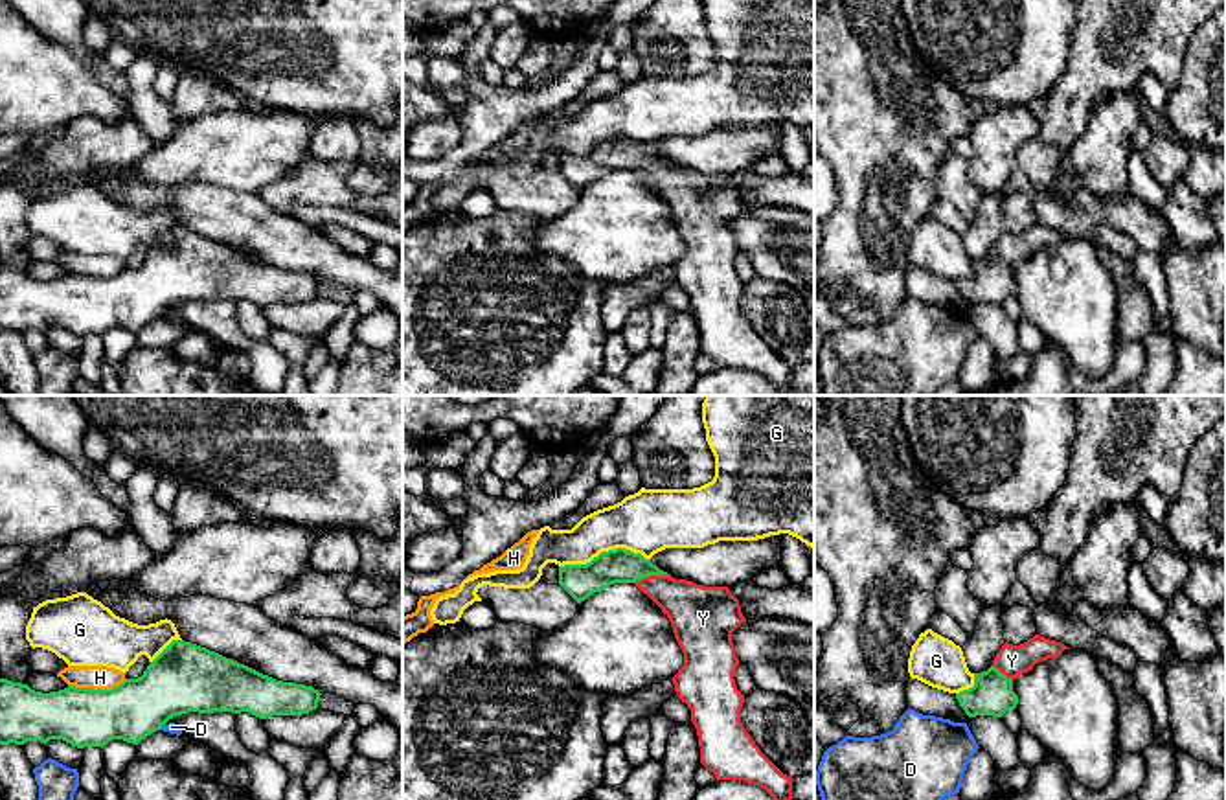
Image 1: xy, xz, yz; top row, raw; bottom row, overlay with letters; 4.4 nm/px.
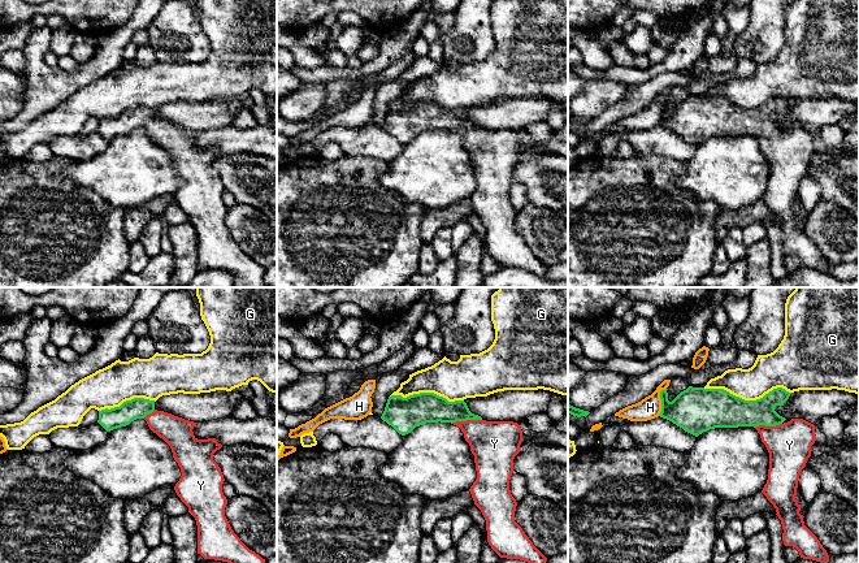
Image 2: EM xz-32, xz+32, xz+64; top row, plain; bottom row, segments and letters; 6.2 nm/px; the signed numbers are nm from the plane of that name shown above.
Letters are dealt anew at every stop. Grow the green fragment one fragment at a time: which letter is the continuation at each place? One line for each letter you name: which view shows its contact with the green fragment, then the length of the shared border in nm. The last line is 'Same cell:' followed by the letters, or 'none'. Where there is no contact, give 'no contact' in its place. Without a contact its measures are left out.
Y: contact in xz; length 160 nm
Same cell: Y

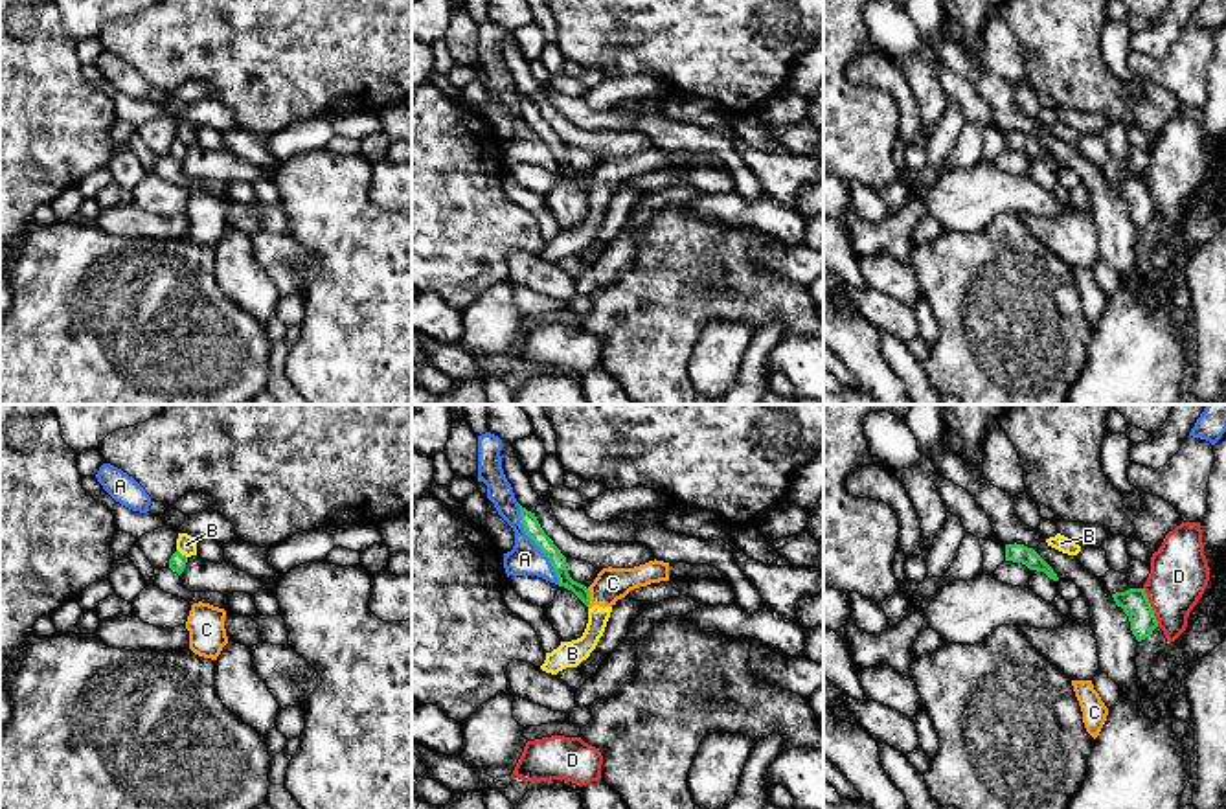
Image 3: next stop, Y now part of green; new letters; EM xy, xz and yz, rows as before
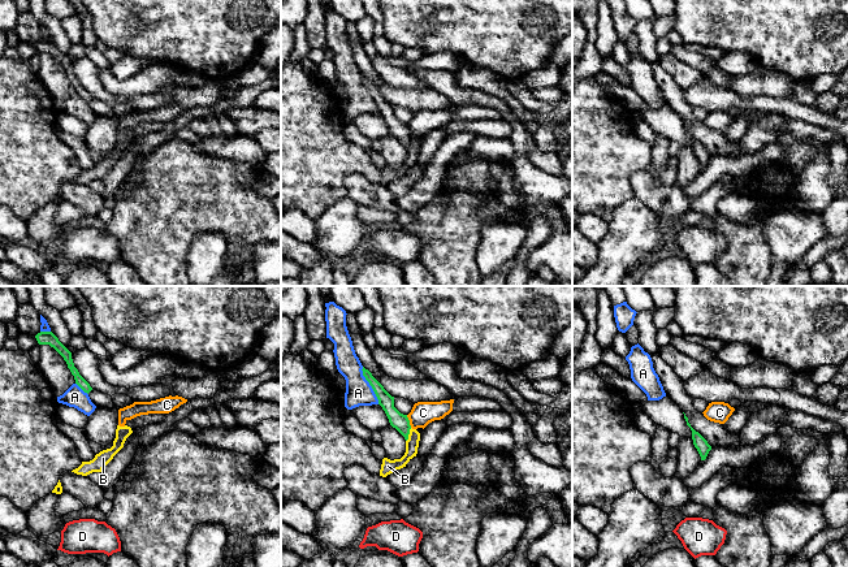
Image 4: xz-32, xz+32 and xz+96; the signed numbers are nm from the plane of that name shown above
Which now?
Same cell: none

